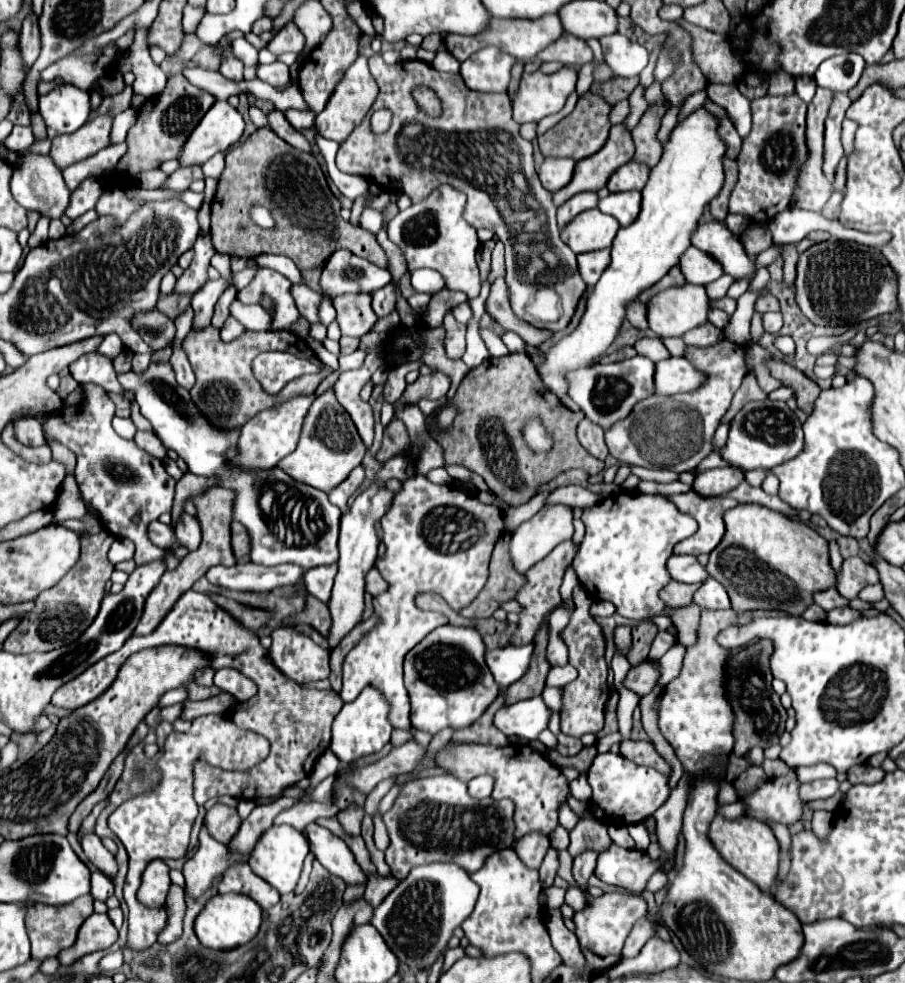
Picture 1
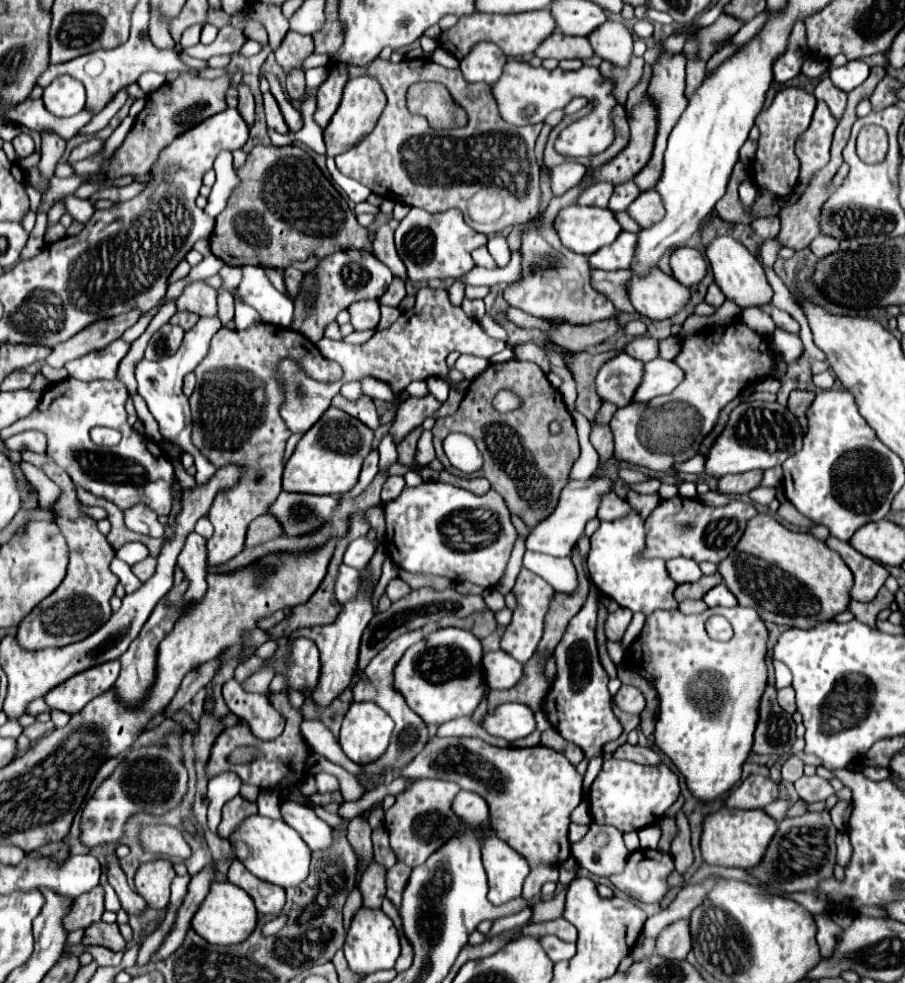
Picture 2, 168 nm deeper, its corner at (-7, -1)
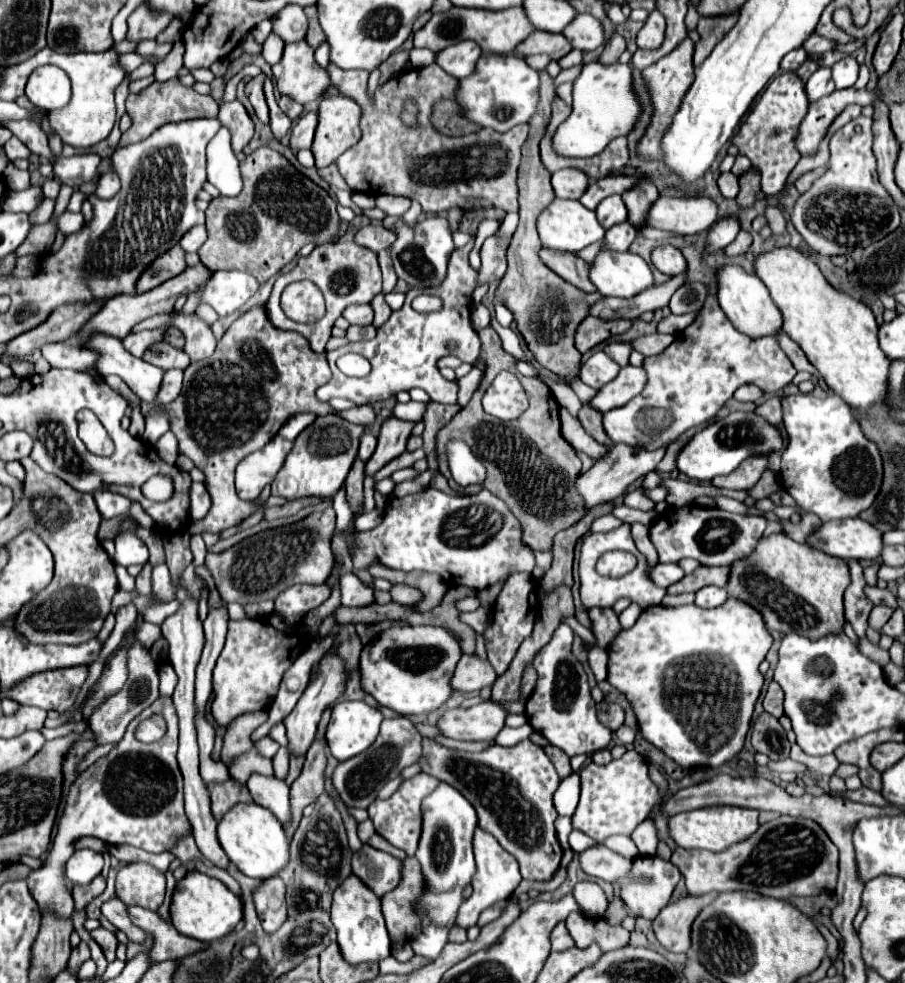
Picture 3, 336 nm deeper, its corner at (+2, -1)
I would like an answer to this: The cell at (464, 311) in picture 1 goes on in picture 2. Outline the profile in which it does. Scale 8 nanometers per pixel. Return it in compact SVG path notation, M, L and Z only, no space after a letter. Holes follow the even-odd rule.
M463 299L461 309L463 309L463 311L467 313L467 317L471 317L471 319L481 321L481 319L485 317L485 303L483 303L483 299L473 299L473 301Z

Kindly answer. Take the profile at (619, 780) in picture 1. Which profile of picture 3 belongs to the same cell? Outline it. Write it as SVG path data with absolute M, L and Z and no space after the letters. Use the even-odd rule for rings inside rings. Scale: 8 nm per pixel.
M628 749L620 759L614 759L608 765L588 763L578 775L582 793L576 813L572 815L572 827L600 843L610 835L632 835L632 831L648 819L650 809L660 801L660 789L650 779L646 761L634 749Z

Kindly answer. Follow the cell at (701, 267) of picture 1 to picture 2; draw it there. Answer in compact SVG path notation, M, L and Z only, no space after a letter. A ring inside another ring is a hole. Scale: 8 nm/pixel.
M679 247L671 255L671 269L673 269L673 277L677 281L691 287L691 285L697 285L705 279L709 265L699 249Z

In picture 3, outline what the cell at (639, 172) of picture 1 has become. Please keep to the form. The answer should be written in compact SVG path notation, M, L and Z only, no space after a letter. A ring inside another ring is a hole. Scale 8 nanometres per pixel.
M612 195L612 197L604 199L596 207L596 217L598 217L598 221L600 221L600 225L604 229L610 229L612 225L626 221L628 215L626 215L626 205L624 205L622 197L620 195Z

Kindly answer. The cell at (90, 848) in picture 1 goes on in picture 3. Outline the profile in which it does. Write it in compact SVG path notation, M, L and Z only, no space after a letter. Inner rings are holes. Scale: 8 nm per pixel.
M128 907L128 913L132 921L144 931L148 931L154 939L150 965L156 965L166 959L182 959L184 955L194 955L196 951L204 951L204 947L212 945L212 943L204 943L186 935L180 935L172 927L172 923L162 919L156 911L148 911L144 907Z

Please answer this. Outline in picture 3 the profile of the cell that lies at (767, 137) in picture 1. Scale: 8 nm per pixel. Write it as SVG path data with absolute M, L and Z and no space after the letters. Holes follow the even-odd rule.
M780 73L766 87L762 97L756 101L746 121L740 125L738 133L732 137L732 145L738 147L740 155L746 155L762 175L762 191L766 195L778 195L784 189L784 183L790 171L800 161L794 139L796 131L808 113L808 95L804 91L804 81L796 73Z

